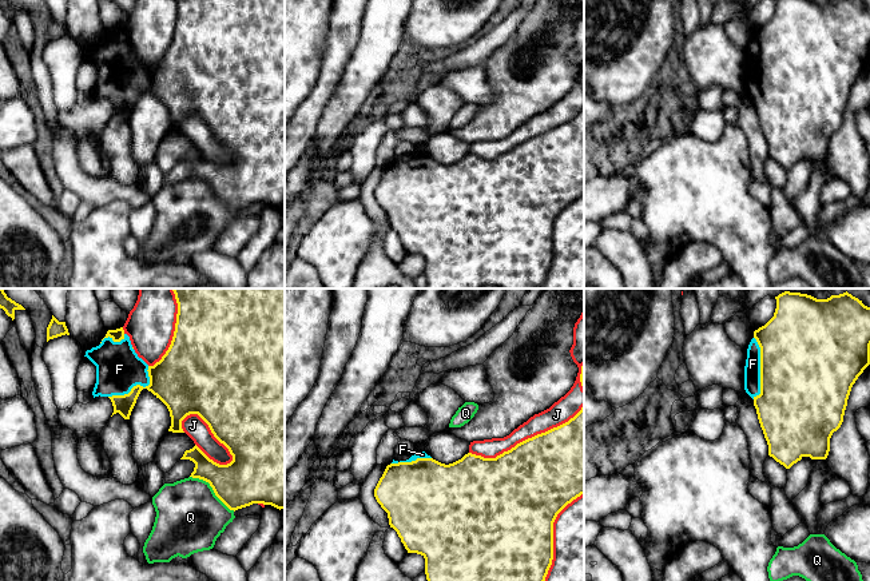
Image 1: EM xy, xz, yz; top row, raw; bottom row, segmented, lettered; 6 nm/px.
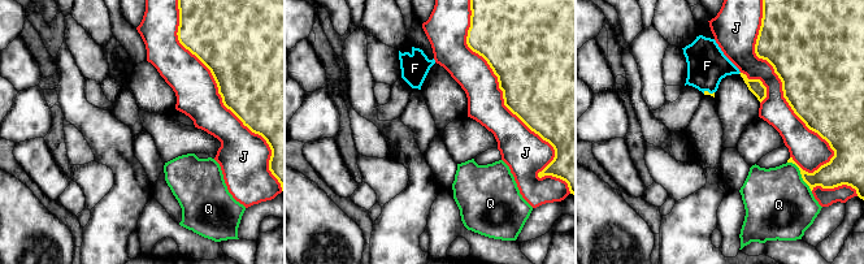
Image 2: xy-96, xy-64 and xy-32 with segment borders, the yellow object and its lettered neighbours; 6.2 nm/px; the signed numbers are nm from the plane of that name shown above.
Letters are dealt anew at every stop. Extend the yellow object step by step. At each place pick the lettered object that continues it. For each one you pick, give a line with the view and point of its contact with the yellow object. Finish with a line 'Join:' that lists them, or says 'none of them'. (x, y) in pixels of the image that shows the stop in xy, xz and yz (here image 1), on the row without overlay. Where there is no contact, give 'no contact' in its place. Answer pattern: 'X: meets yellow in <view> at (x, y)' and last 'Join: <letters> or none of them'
F: meets yellow in yz at (761, 70)
Join: F

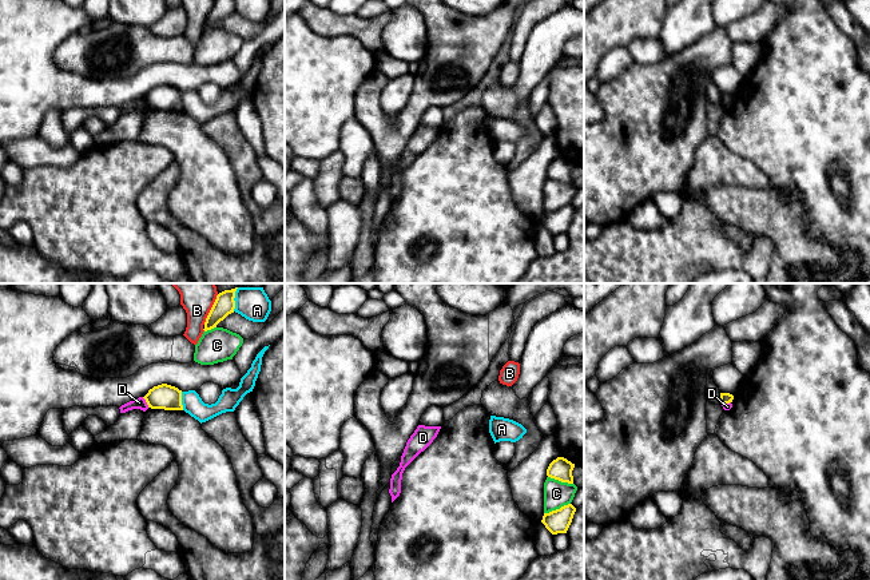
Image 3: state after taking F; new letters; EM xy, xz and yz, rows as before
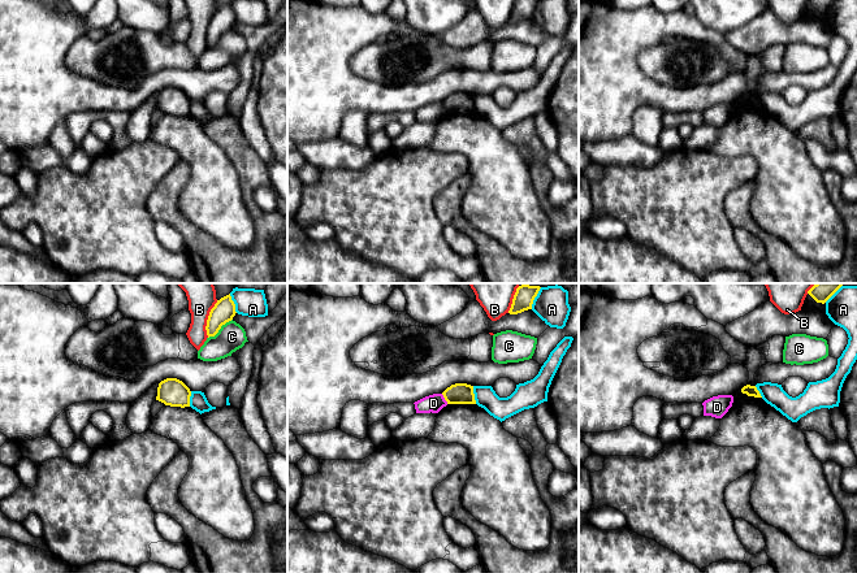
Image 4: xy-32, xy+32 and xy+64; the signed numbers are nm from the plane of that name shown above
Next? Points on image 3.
Join: none of them

